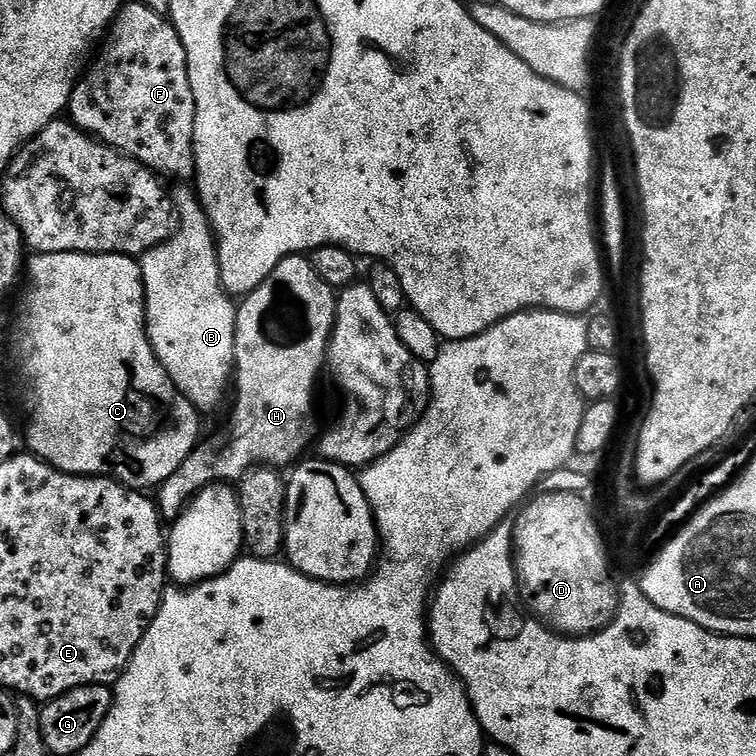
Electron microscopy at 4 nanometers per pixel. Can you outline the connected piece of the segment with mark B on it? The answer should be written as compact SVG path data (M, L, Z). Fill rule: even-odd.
M180 186L177 192L174 192L174 216L178 221L178 227L173 231L171 238L154 246L151 250L139 257L142 278L144 279L144 318L148 326L148 340L155 350L157 358L162 362L166 374L174 382L174 386L185 398L192 403L198 410L204 408L216 408L224 400L224 391L229 391L230 381L234 376L234 365L236 362L236 309L233 297L225 292L220 285L220 259L216 256L216 237L212 231L212 223L208 221L207 214L204 213L204 207L200 205L200 197L188 186Z

